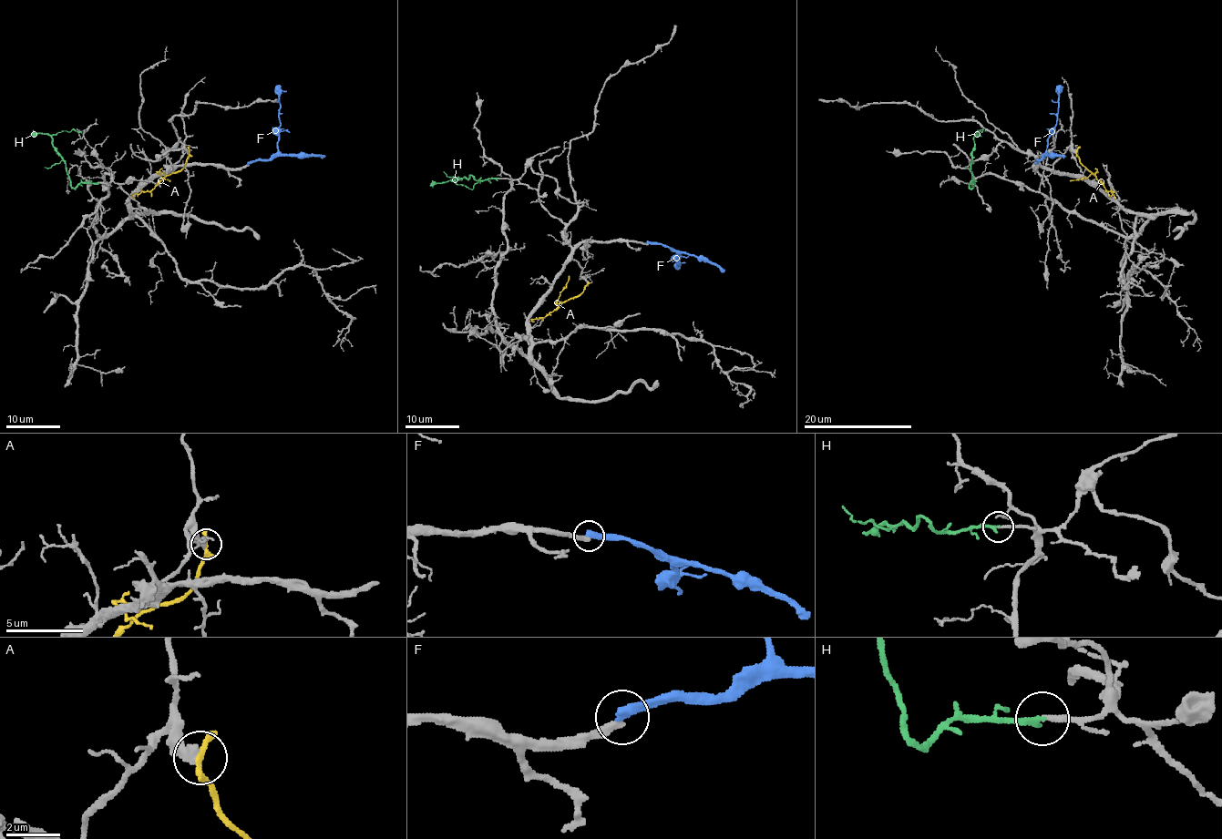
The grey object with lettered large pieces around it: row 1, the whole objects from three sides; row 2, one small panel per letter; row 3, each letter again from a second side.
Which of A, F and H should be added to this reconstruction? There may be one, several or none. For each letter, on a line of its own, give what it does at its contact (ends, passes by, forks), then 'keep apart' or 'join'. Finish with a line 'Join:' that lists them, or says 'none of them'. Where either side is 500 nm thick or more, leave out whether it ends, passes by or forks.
A: it ends; keep apart
F: it ends; keep apart
H: it ends; join
Join: H

